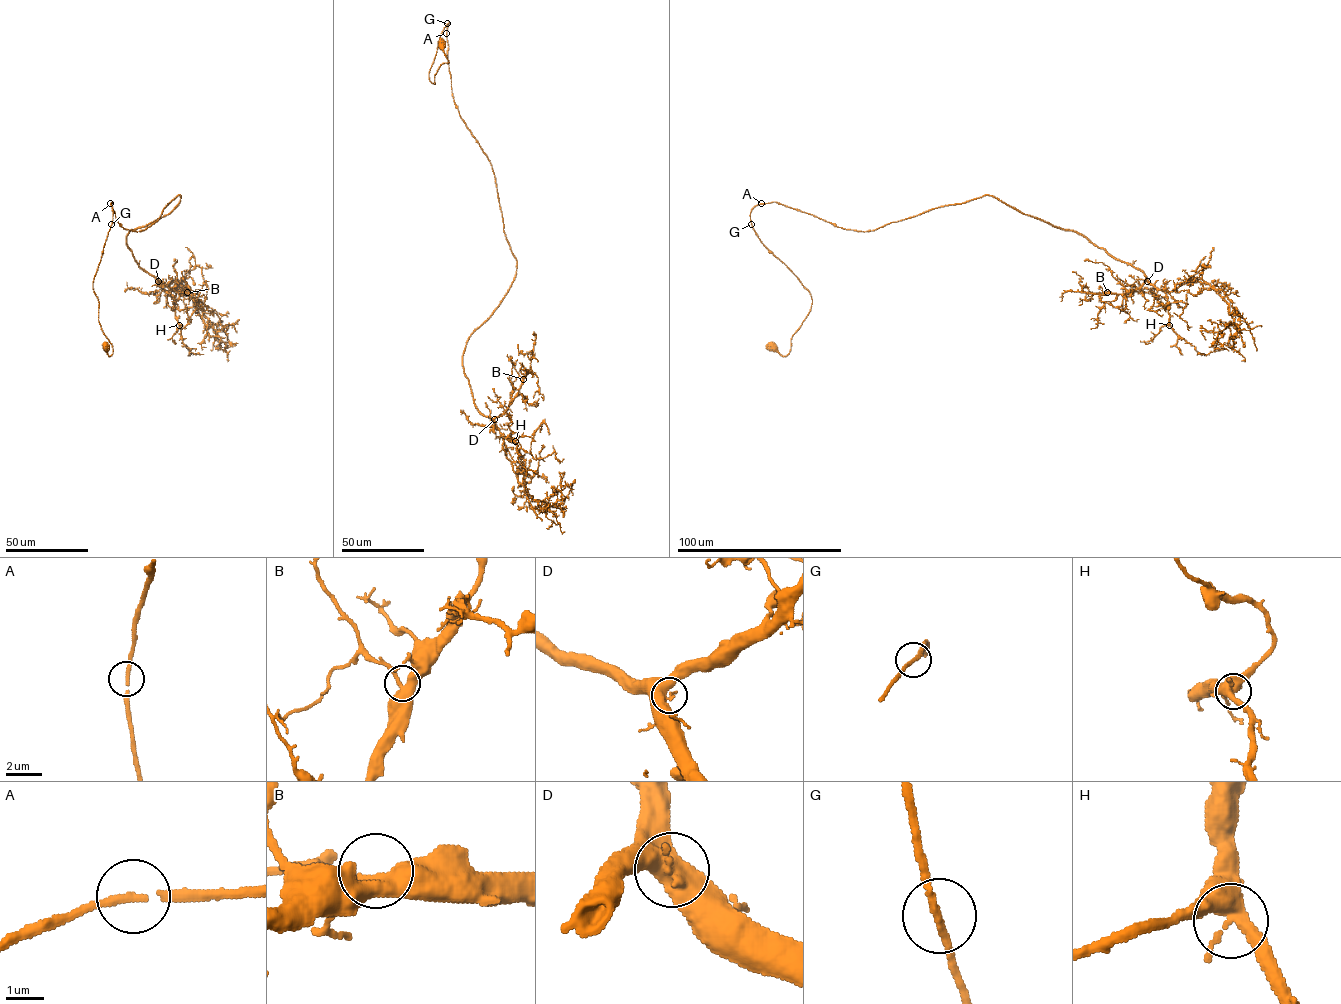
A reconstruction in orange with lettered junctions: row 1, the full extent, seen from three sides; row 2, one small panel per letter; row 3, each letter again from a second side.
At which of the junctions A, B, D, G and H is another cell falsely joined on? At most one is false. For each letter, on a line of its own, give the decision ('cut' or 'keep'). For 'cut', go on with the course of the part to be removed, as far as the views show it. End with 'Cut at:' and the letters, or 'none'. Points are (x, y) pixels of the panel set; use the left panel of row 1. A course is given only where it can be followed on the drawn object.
A: keep
B: keep
D: keep
G: keep
H: keep
Cut at: none

